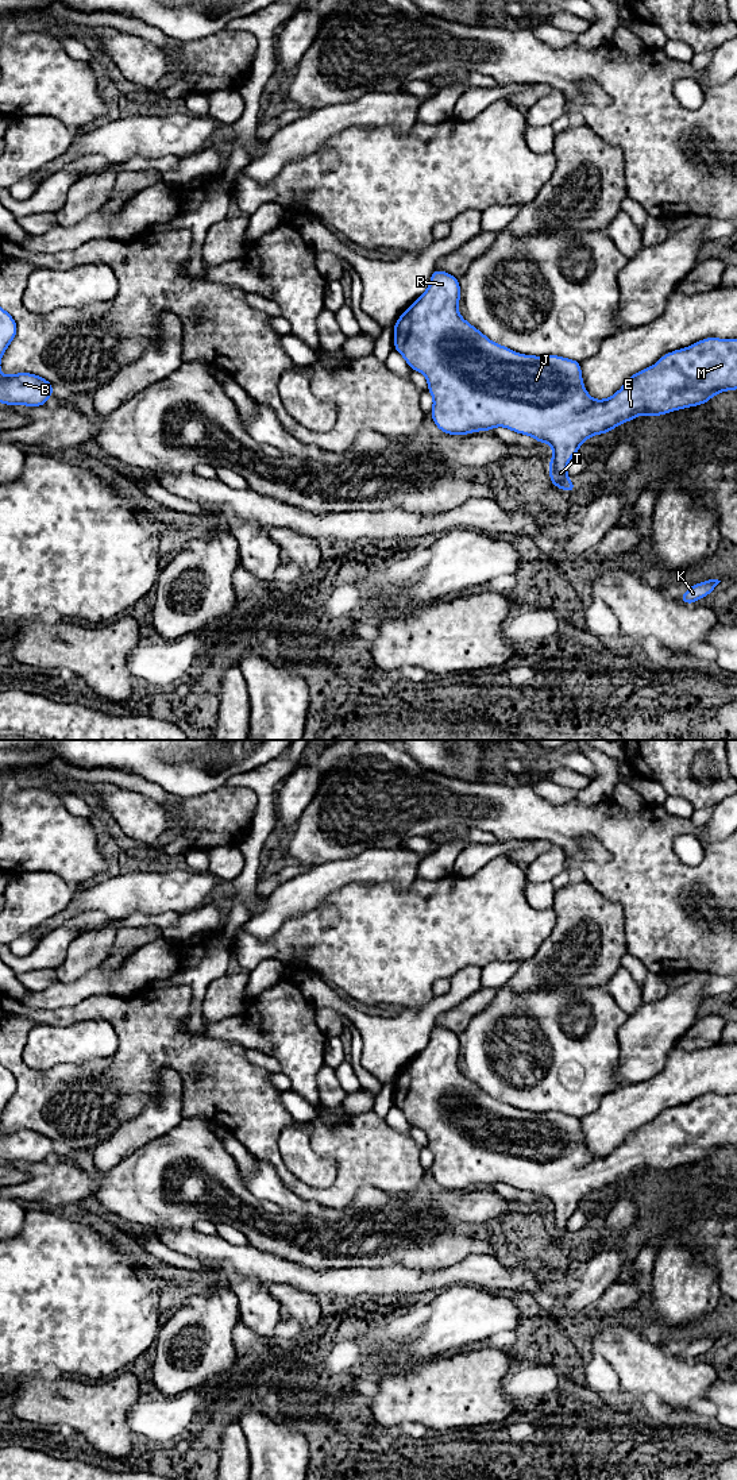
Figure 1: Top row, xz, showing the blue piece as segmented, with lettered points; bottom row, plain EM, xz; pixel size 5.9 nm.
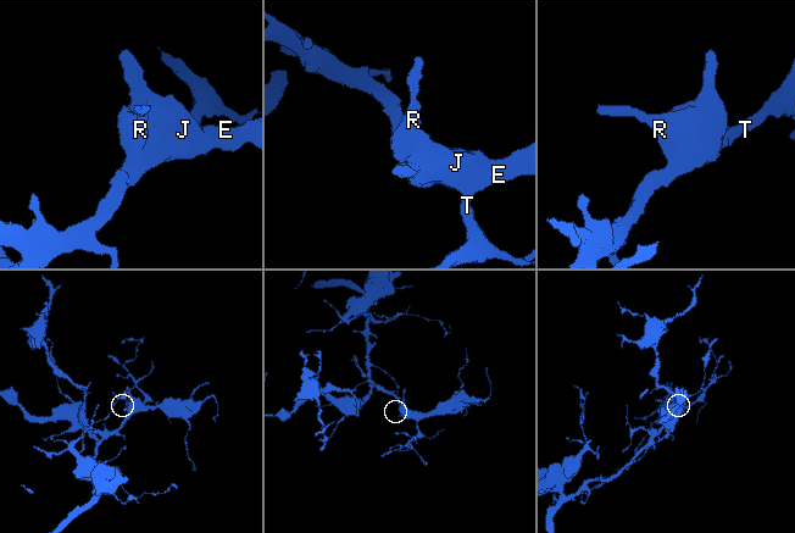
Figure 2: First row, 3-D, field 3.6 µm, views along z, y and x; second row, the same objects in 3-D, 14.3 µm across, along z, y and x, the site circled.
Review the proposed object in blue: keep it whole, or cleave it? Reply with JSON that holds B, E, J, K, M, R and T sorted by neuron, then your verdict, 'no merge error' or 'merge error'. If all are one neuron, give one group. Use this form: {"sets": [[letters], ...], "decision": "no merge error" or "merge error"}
{"sets": [["B", "E", "J", "K", "M", "R", "T"]], "decision": "no merge error"}

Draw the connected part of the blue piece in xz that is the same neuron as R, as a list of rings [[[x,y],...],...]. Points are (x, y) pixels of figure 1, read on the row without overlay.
[[[436,1025],[428,1045],[393,1082],[394,1106],[428,1137],[433,1179],[449,1191],[499,1182],[548,1199],[553,1207],[551,1238],[570,1249],[575,1240],[567,1232],[567,1218],[590,1192],[607,1190],[638,1171],[651,1173],[697,1163],[721,1148],[737,1145],[737,1095],[706,1094],[633,1130],[611,1153],[594,1156],[584,1145],[580,1118],[559,1111],[517,1110],[491,1098],[459,1071],[459,1055],[458,1034]]]

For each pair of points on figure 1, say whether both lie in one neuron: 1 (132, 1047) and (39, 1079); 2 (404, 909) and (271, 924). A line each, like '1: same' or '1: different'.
1: same
2: different

